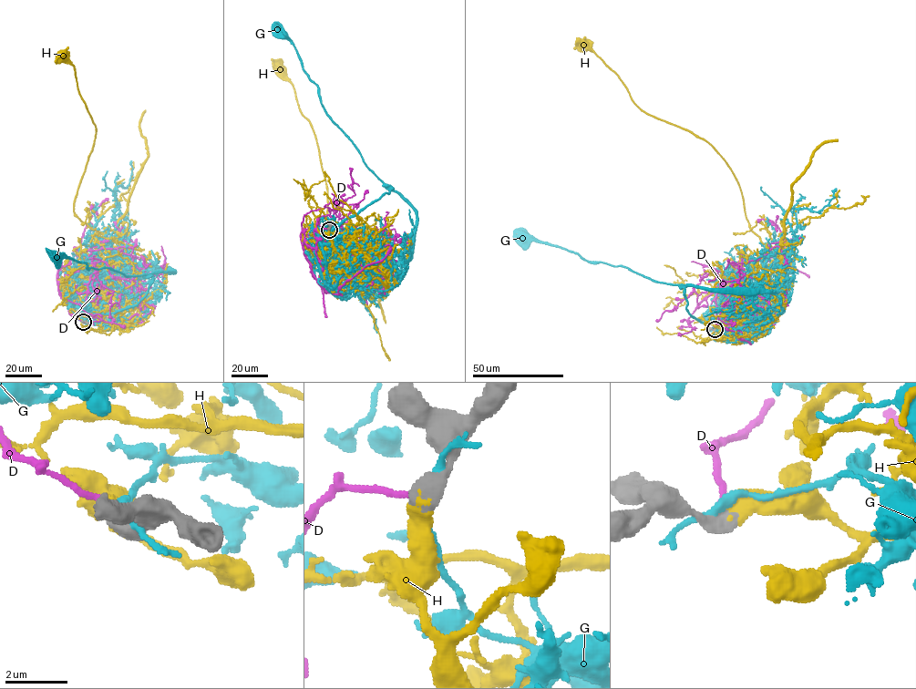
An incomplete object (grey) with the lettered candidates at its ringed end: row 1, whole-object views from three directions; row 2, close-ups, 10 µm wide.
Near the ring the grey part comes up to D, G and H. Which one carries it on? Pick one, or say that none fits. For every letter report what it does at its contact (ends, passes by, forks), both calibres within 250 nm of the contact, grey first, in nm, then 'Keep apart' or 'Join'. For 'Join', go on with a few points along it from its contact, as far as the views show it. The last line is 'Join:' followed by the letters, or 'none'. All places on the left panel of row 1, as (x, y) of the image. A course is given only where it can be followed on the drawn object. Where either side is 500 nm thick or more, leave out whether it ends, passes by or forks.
D: Thickness 650 nm (grey) against 170 nm. Keep apart
G: Thickness 650 nm (grey) against 260 nm. Keep apart
H: Thickness 650 nm (grey) against 500 nm. Join. Its course: (83, 323), (125, 303), (119, 279), (109, 266), (108, 243), (74, 210), (96, 130), (74, 66), (59, 56)
Join: H

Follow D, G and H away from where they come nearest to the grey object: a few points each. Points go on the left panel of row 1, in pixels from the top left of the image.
D: (83, 322), (58, 289), (74, 271), (117, 324), (142, 318), (133, 257), (118, 249), (122, 213)
G: (84, 323), (93, 318), (87, 308), (114, 313), (135, 305), (152, 279), (57, 257)
H: (83, 323), (125, 303), (119, 279), (109, 266), (108, 243), (74, 210), (96, 130), (74, 66), (59, 56)

